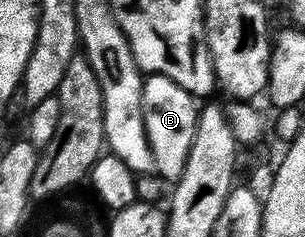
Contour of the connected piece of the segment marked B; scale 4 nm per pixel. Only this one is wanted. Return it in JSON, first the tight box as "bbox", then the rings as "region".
{"bbox":[141,75,198,181],"region":[[[149,75],[141,88],[141,107],[145,111],[145,132],[157,162],[157,171],[162,179],[176,181],[185,167],[195,137],[198,100],[175,81],[162,75]]]}

